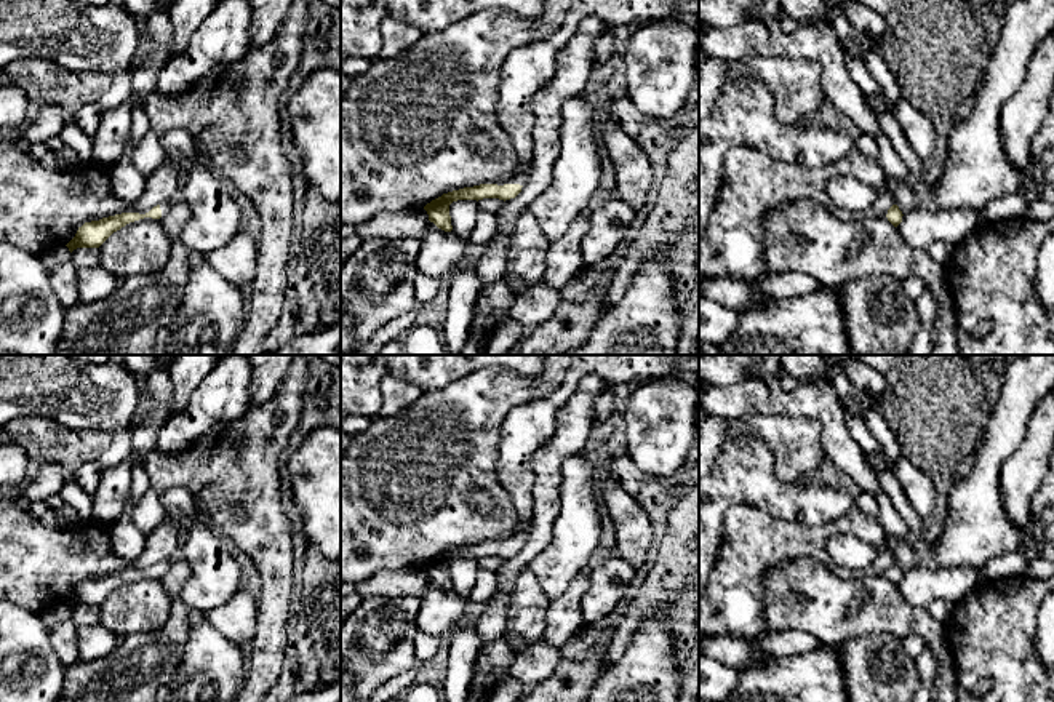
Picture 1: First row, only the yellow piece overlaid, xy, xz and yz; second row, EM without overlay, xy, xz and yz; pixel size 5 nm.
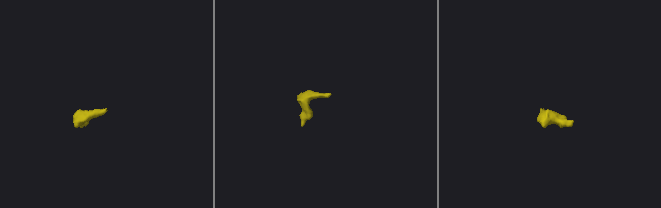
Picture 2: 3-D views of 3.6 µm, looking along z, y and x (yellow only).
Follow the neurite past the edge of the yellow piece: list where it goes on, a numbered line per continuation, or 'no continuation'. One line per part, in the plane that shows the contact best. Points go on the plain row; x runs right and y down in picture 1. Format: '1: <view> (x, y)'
1: xz (520, 536)

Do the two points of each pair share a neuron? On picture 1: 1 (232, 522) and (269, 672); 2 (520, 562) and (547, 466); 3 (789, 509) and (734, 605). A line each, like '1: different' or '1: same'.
1: same
2: same
3: different

